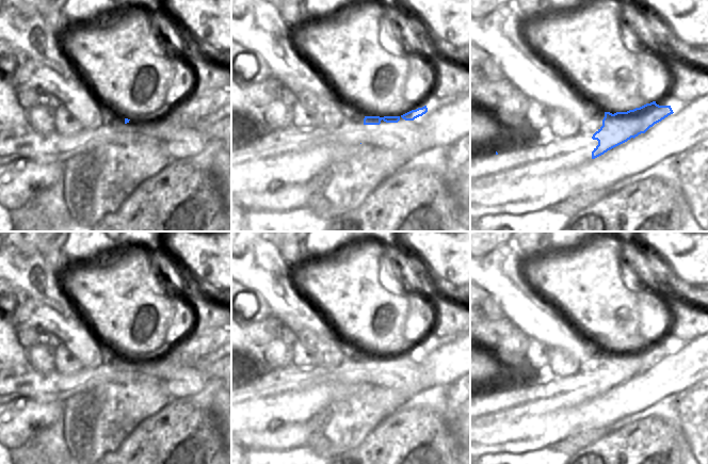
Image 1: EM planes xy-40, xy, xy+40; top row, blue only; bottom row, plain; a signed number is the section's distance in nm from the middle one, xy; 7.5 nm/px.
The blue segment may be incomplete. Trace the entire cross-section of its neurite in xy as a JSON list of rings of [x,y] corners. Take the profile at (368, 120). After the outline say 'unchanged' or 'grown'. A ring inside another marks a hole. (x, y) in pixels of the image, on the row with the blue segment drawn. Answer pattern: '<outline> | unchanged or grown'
[[[365,116],[364,125],[380,125],[382,119],[386,123],[398,123],[400,116]]] | unchanged

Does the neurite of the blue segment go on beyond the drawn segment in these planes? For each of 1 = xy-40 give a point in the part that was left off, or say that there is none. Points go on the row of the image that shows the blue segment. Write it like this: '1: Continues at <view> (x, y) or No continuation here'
1: No continuation here.

